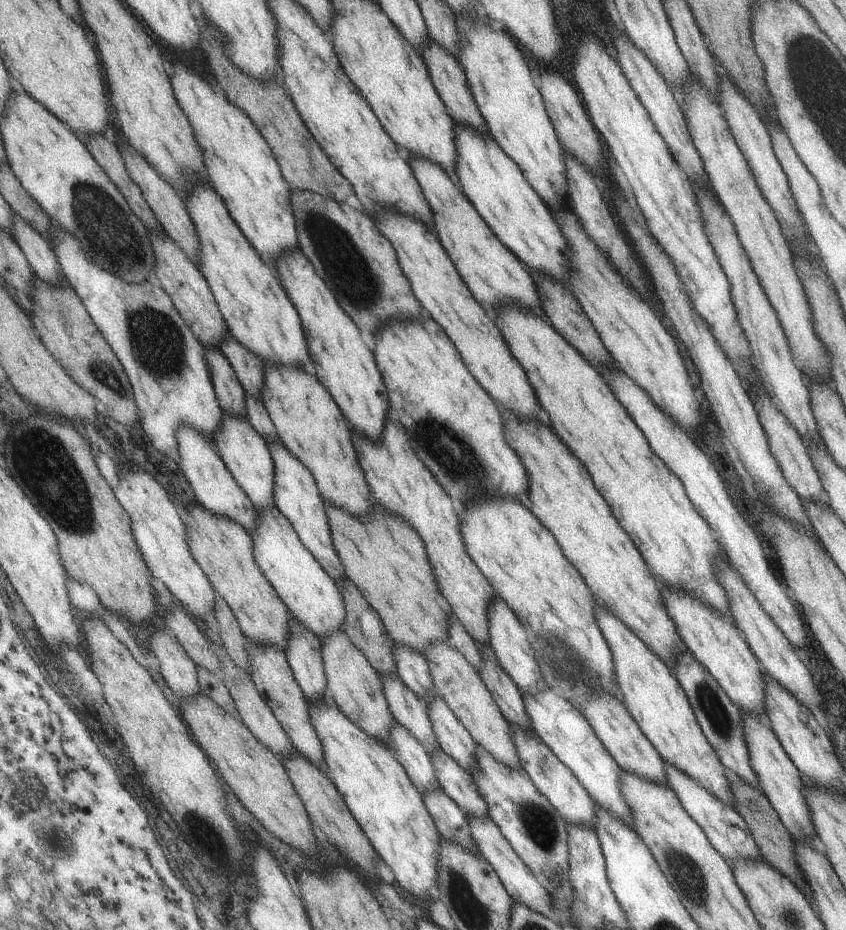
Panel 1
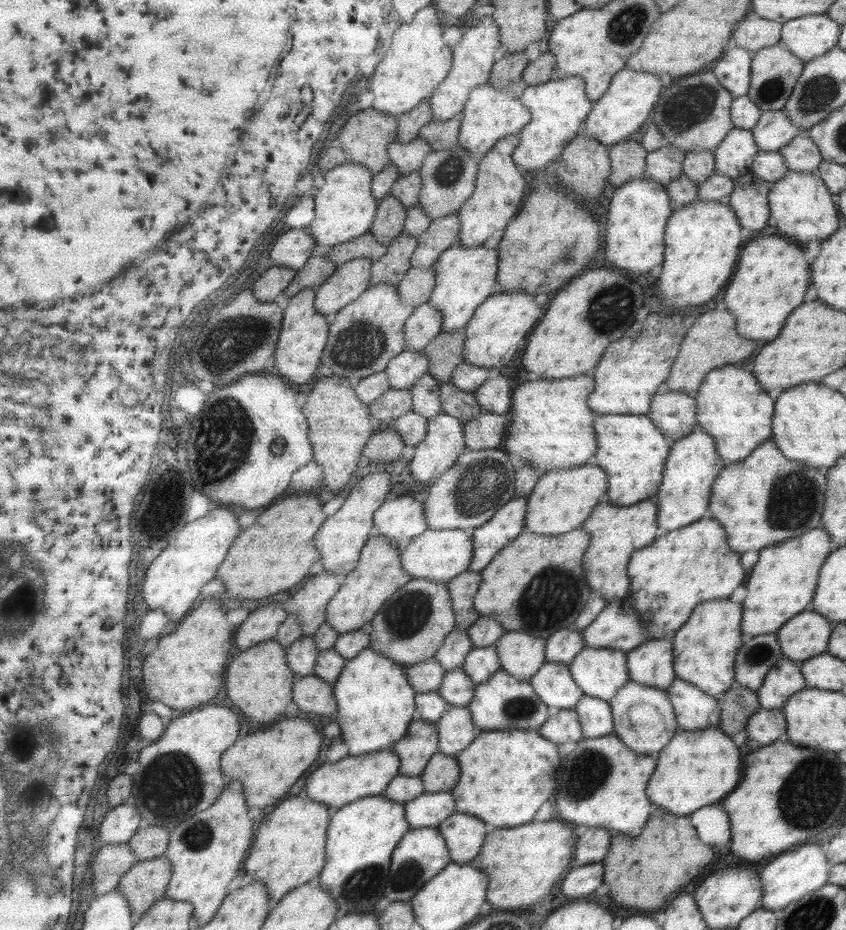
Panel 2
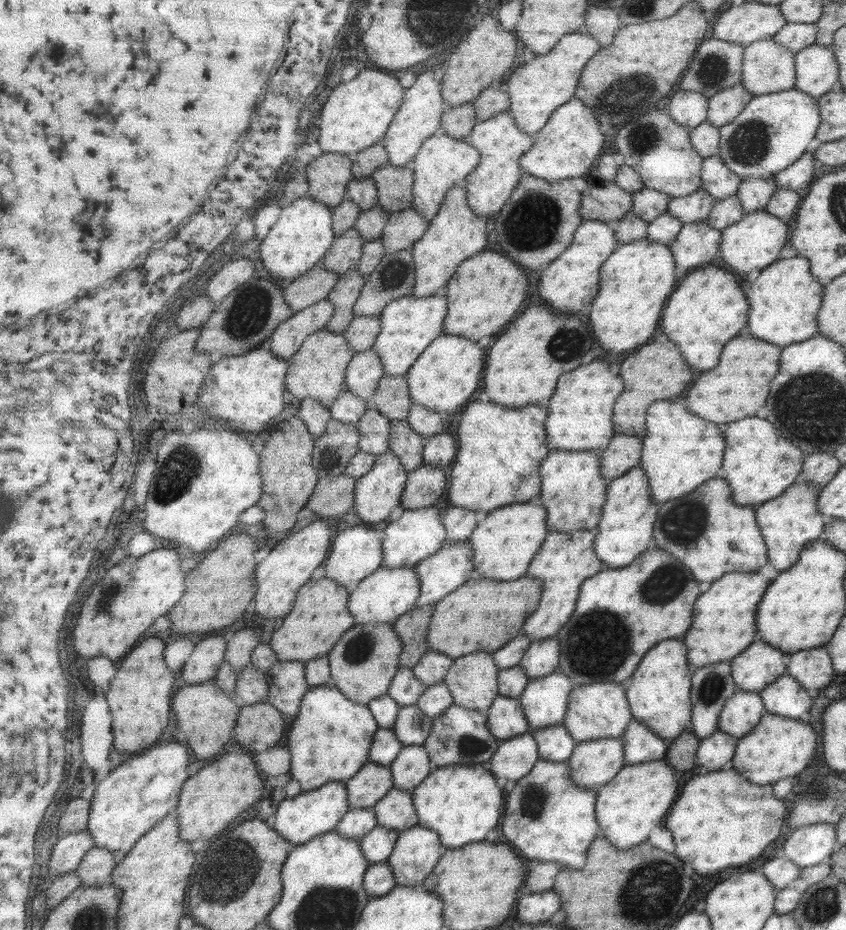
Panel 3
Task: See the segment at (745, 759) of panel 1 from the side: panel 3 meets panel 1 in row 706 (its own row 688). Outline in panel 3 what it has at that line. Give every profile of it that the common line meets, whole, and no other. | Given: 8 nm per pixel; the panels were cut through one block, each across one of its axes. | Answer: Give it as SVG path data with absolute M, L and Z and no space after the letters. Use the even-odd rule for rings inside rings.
M730 661L693 669L691 679L691 732L698 739L707 738L717 730L717 718L724 702L737 691Z

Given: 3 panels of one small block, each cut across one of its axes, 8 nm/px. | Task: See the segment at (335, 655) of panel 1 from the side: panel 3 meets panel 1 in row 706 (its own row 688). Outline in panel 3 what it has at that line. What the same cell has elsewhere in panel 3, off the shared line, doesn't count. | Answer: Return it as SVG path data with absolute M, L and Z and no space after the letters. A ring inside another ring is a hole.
M363 623L350 626L329 649L326 655L330 670L325 686L335 687L355 704L367 704L385 695L393 674L399 668L398 656L402 642L393 630L392 623Z

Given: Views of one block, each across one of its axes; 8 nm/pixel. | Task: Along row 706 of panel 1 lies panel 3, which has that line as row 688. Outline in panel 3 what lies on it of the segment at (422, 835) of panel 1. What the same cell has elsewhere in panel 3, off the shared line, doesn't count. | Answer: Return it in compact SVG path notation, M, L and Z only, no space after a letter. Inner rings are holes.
M308 687L301 698L298 713L291 721L291 728L287 730L285 748L290 754L288 772L291 780L299 784L301 792L319 788L326 782L344 783L367 762L371 739L377 729L377 723L366 704L349 702L335 687Z

